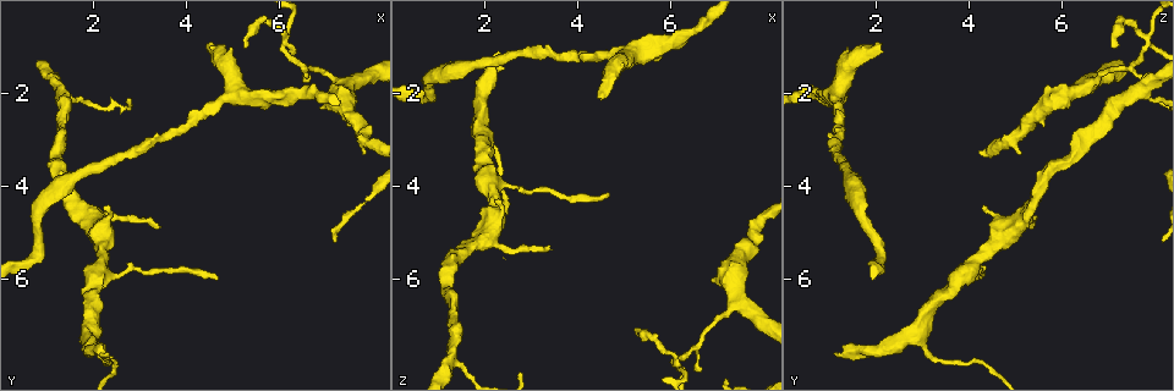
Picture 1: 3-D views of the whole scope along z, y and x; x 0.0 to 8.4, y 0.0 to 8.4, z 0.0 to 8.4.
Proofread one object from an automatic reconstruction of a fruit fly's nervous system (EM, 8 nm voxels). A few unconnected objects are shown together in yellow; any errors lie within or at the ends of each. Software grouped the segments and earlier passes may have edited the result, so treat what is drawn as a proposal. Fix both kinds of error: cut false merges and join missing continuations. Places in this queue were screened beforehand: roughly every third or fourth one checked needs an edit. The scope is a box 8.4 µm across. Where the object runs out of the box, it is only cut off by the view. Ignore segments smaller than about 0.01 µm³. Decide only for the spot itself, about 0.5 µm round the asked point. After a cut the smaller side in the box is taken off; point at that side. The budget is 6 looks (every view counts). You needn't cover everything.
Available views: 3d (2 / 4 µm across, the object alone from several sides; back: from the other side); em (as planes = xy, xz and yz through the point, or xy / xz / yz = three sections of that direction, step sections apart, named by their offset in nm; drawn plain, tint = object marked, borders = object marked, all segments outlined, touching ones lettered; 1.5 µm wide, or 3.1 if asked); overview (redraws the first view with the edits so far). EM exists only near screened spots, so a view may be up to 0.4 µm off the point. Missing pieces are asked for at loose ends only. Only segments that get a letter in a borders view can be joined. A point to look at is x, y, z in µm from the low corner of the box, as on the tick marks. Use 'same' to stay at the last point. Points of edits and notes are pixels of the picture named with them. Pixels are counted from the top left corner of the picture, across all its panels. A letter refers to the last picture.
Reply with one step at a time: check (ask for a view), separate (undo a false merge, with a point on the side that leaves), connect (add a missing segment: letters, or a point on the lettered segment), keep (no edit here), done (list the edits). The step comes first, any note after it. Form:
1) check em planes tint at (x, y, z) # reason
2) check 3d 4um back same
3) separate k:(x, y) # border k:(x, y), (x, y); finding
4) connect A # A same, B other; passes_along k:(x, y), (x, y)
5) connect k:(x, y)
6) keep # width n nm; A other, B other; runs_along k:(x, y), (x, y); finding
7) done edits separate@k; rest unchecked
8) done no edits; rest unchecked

check em planes plain at (7.45, 1.85, 6.50) # thin arm on a thick one

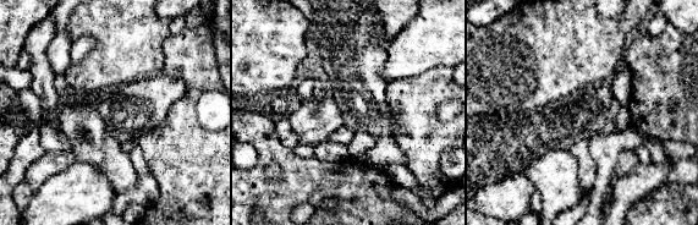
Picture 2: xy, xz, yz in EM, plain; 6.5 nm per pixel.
check em planes tint same

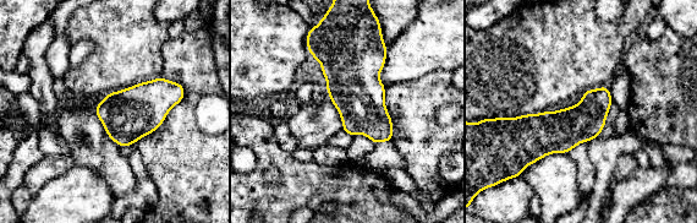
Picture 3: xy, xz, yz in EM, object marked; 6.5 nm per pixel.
check em planes borders same

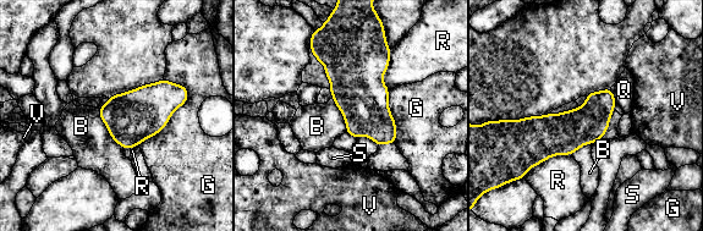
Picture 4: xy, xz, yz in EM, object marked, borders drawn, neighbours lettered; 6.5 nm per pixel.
keep # width 260 nm; B other, G other, Q other, R other, S other, V other; border 4:(184, 84), (187, 99), (138, 144); continuous, no second cell

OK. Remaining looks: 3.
check em yz step 4 tint at (4.45, 0.95, 2.05) # thick end

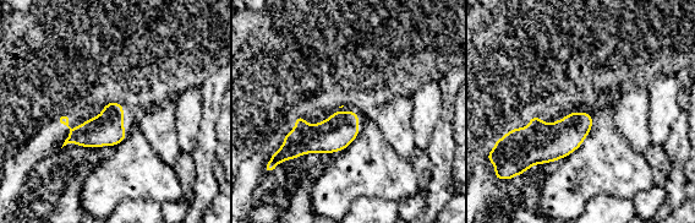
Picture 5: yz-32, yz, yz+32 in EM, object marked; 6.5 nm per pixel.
check em planes borders same # another direction

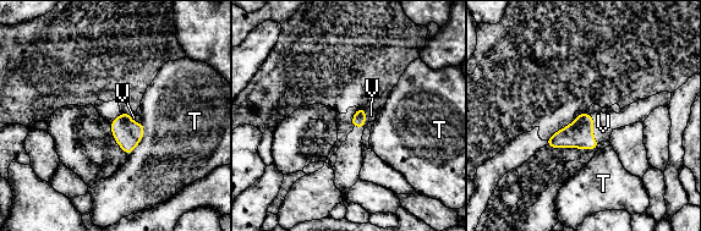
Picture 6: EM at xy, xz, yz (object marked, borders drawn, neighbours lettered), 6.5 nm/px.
connect V # T other, V same; passes_along 6:(579, 135), (592, 130), (603, 124); the cell continues

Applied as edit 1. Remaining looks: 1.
check em planes borders at (2.35, 7.65, 1.15) # branch stops here

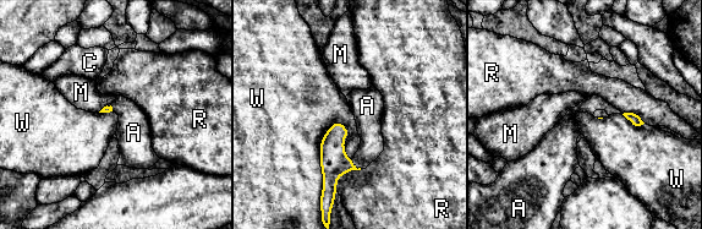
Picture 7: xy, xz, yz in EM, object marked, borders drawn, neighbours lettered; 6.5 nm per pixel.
connect A # longest_contact W 500 nm; A same, C other, M other, R other, W other; it goes on there

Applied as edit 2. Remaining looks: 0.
done edits connect@6, connect@7; rest unchecked

